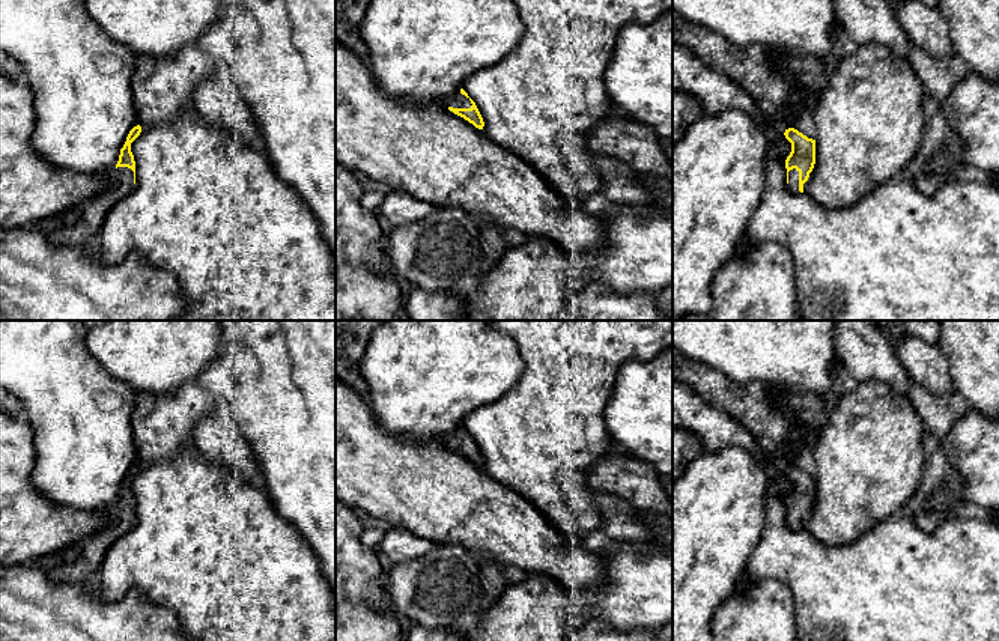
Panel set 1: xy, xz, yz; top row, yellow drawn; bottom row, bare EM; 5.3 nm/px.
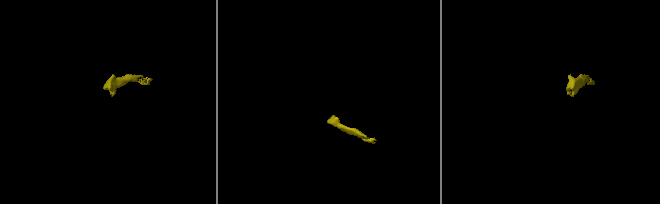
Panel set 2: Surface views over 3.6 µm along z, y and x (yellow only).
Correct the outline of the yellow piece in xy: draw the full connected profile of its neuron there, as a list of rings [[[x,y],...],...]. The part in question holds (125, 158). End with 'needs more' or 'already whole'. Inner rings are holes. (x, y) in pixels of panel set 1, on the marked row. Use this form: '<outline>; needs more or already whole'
[[[134,126],[120,149],[116,167],[105,175],[105,187],[90,200],[81,203],[80,218],[71,224],[57,229],[48,235],[54,245],[93,247],[98,242],[99,229],[110,209],[125,199],[135,185],[135,161],[131,152],[131,143],[140,135],[141,126]]]; needs more

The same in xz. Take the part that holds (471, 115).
[[[460,89],[457,93],[454,93],[445,105],[450,111],[454,114],[463,117],[469,123],[472,123],[475,128],[483,129],[484,122],[483,117],[475,105],[475,102],[468,96],[468,93]]]; needs more

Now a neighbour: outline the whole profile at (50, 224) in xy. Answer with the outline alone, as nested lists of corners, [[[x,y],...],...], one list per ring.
[[[80,206],[71,208],[62,214],[53,215],[50,218],[44,218],[32,226],[32,229],[42,233],[54,233],[57,229],[71,226],[80,218]]]

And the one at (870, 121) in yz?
[[[867,44],[840,59],[812,108],[817,126],[815,164],[803,193],[824,208],[849,208],[901,176],[921,147],[924,107],[922,86],[907,57],[895,56],[885,45]]]

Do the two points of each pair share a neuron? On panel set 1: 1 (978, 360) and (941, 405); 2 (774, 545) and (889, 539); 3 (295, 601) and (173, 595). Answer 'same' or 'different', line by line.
1: different
2: same
3: same

